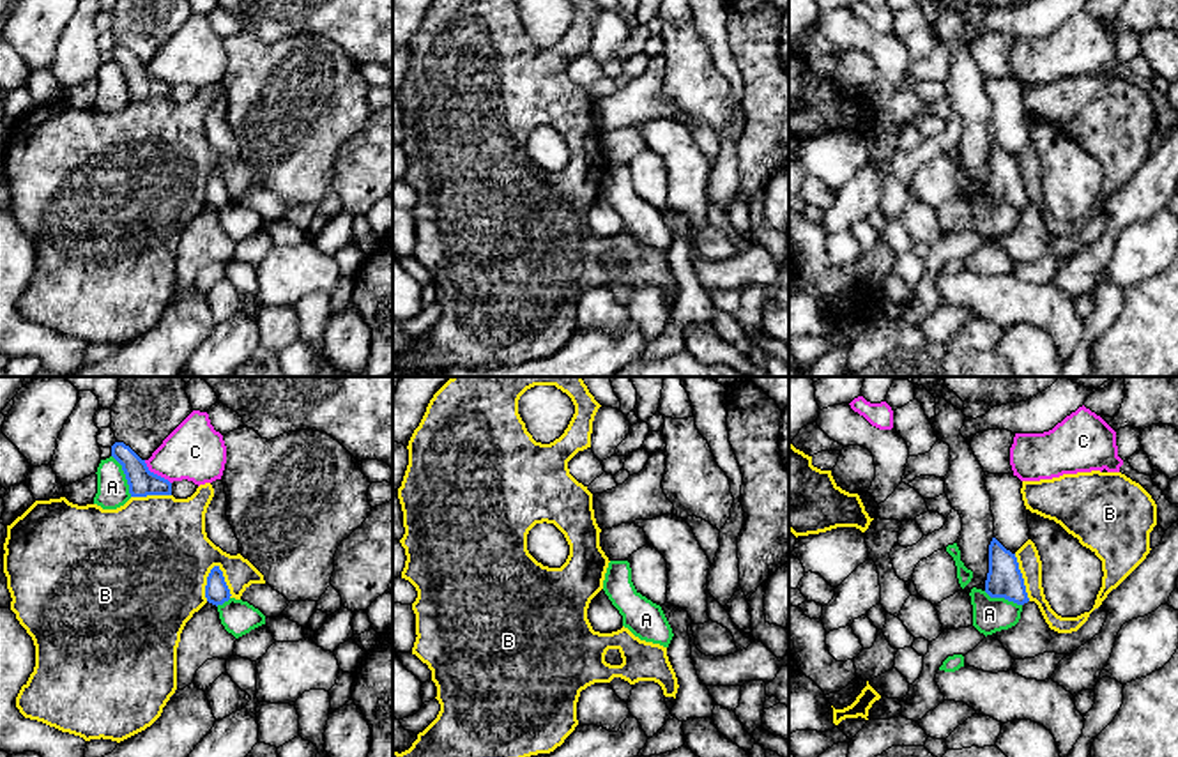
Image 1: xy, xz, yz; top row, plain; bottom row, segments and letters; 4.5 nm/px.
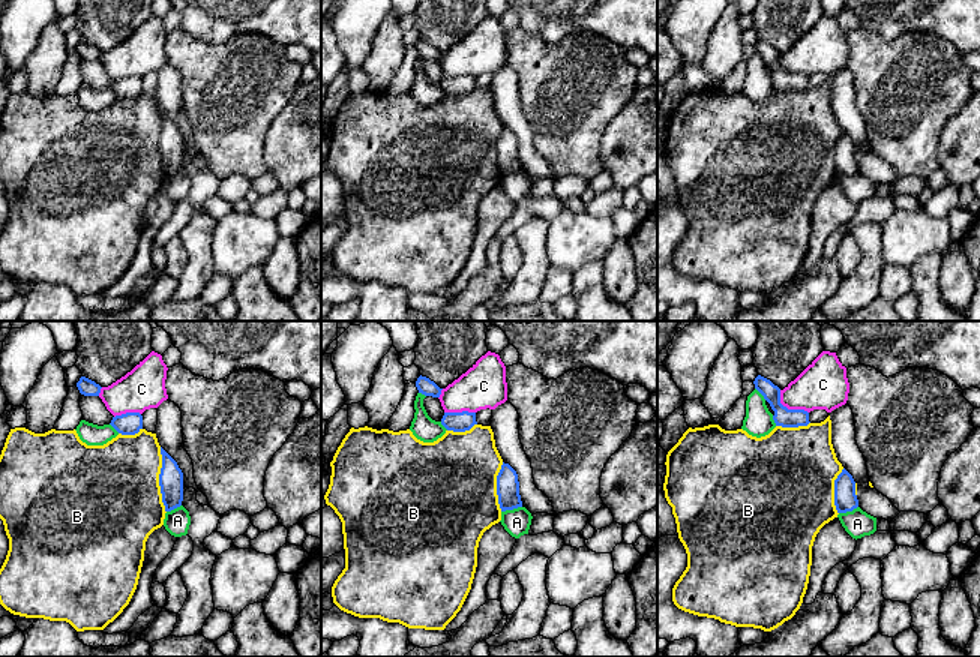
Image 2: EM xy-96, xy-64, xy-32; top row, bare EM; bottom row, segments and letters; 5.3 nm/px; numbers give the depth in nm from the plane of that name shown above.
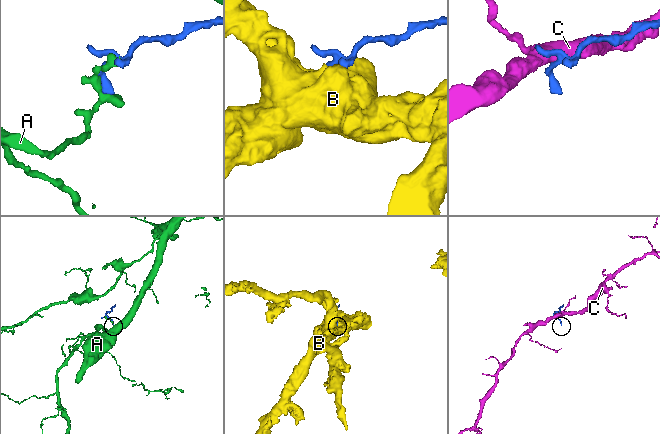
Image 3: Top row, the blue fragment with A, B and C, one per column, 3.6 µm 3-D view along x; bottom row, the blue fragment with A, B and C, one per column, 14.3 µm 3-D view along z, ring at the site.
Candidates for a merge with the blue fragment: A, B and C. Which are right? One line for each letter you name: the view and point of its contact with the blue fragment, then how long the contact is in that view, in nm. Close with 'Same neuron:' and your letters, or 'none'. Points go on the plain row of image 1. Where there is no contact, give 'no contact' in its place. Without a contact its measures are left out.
Same neuron: none

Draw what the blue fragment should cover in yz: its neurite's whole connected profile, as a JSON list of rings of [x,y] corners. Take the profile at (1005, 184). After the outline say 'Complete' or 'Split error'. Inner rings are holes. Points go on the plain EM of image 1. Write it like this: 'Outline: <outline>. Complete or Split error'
Outline: [[[996,141],[989,149],[985,196],[991,202],[1005,202],[1017,209],[1029,205],[1015,157],[1006,154]]]. Complete

